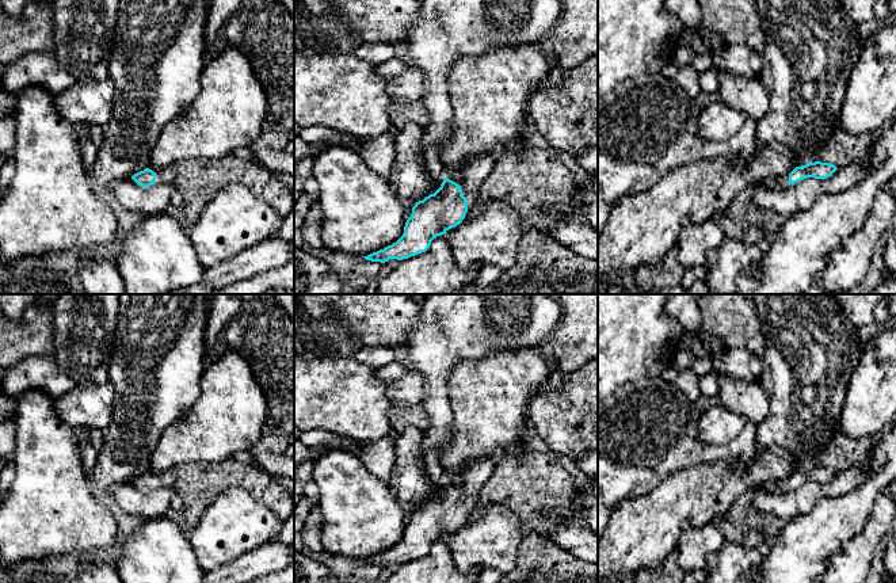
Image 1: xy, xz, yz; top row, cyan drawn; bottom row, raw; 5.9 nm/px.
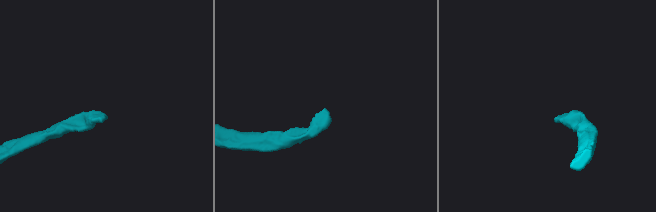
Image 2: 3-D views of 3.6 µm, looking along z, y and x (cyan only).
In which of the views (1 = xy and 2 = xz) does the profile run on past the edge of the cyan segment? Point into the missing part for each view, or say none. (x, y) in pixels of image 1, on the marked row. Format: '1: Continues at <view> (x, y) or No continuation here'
1: Continues at xy (167, 175)
2: Continues at xz (477, 168)

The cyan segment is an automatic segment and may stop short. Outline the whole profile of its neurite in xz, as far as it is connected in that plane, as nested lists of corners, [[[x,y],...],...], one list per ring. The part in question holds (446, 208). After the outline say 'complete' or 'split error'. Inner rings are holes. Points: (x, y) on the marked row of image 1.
[[[496,152],[468,157],[462,165],[460,184],[445,178],[434,194],[415,203],[404,233],[396,243],[363,258],[385,263],[389,259],[403,260],[426,252],[436,236],[462,222],[468,212],[468,201],[477,195],[497,160]]]; split error

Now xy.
[[[175,164],[161,168],[157,174],[149,168],[140,171],[131,179],[141,187],[149,187],[153,183],[174,184],[178,178]]]; split error

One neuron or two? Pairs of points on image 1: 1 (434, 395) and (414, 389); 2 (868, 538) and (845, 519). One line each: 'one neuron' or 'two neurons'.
1: two neurons
2: two neurons

